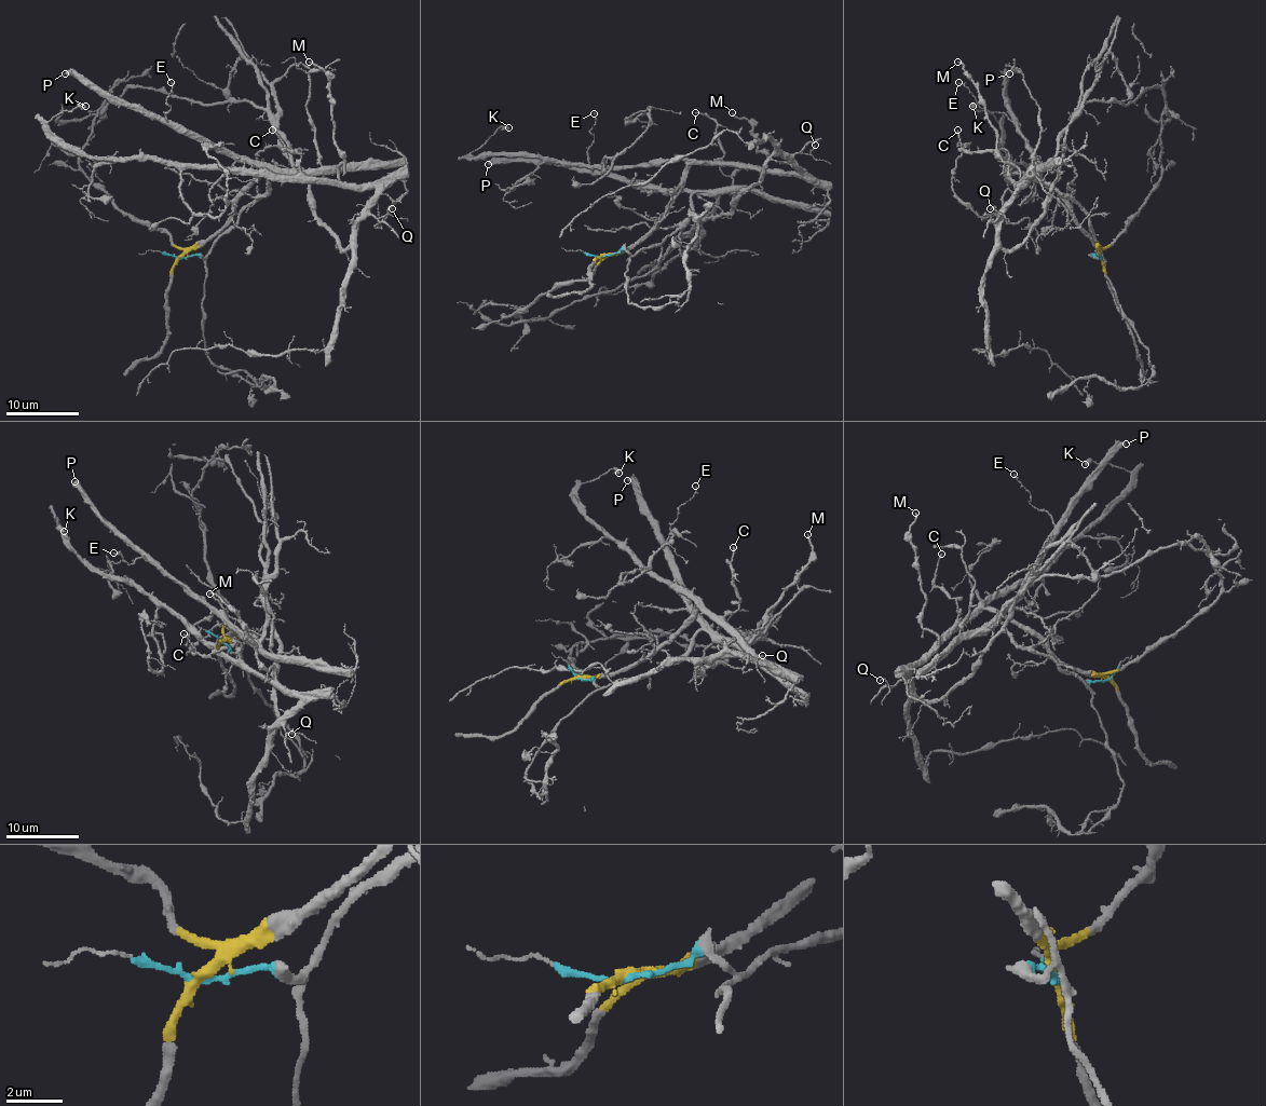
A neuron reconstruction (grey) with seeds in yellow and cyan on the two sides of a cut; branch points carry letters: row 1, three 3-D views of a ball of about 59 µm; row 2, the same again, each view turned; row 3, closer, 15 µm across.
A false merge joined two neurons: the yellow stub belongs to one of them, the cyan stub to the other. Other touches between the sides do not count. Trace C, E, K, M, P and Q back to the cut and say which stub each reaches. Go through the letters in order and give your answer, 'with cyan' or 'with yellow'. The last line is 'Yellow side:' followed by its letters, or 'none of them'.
C: with yellow
E: with cyan
K: with yellow
M: with yellow
P: with cyan
Q: with yellow
Yellow side: C, K, M, Q

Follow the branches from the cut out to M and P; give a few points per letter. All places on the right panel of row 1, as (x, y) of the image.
M: (1101, 257), (1056, 191), (1017, 175), (1010, 178), (1017, 181), (1019, 171), (1001, 156), (979, 86), (956, 62)
P: (1101, 257), (1096, 257), (1100, 244), (1088, 215), (1037, 173), (1037, 162), (1008, 109), (1010, 73)

